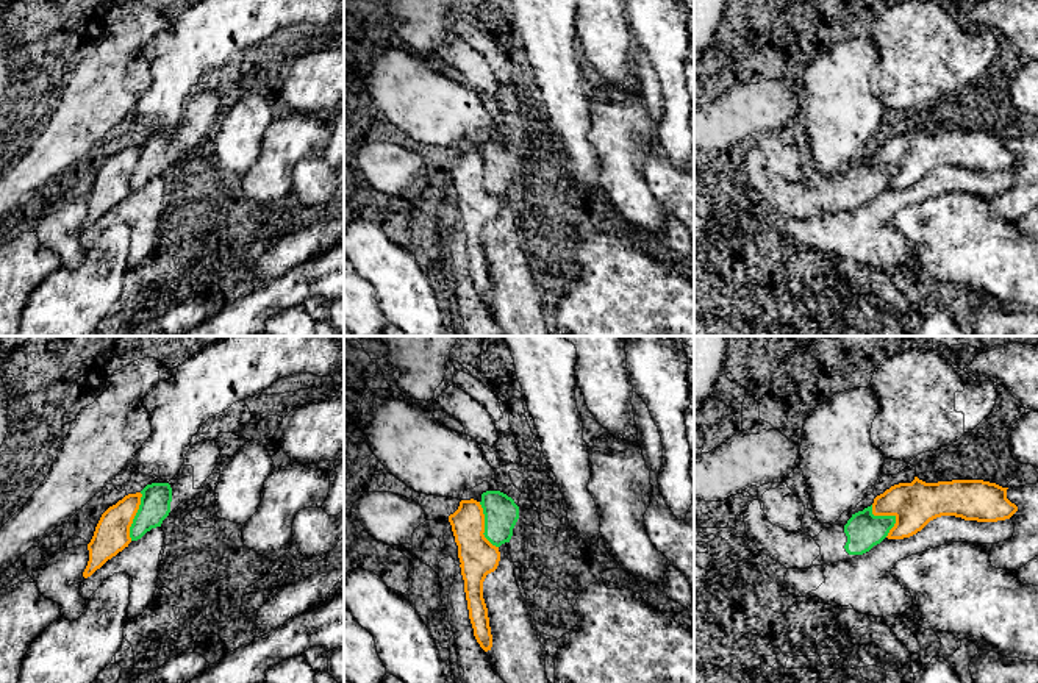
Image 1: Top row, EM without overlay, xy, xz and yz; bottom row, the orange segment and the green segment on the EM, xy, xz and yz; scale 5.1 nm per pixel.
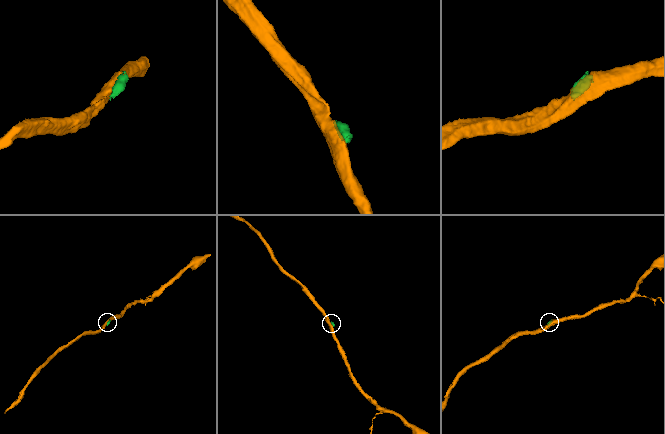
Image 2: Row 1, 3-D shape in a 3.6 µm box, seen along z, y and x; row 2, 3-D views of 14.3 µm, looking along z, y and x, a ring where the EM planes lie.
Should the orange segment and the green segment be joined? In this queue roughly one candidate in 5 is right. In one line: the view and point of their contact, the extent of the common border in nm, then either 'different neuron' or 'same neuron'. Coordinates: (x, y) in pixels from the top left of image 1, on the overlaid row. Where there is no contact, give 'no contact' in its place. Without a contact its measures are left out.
yz (890, 514) | 190 nm | different neuron

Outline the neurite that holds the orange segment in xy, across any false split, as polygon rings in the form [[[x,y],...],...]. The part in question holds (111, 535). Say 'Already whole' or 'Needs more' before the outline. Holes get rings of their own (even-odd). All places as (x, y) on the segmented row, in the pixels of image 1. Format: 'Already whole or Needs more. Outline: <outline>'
Already whole. Outline: [[[141,492],[128,494],[102,514],[88,544],[89,561],[83,572],[84,578],[91,577],[108,560],[128,547],[131,542],[130,527],[139,510],[141,497]]]

